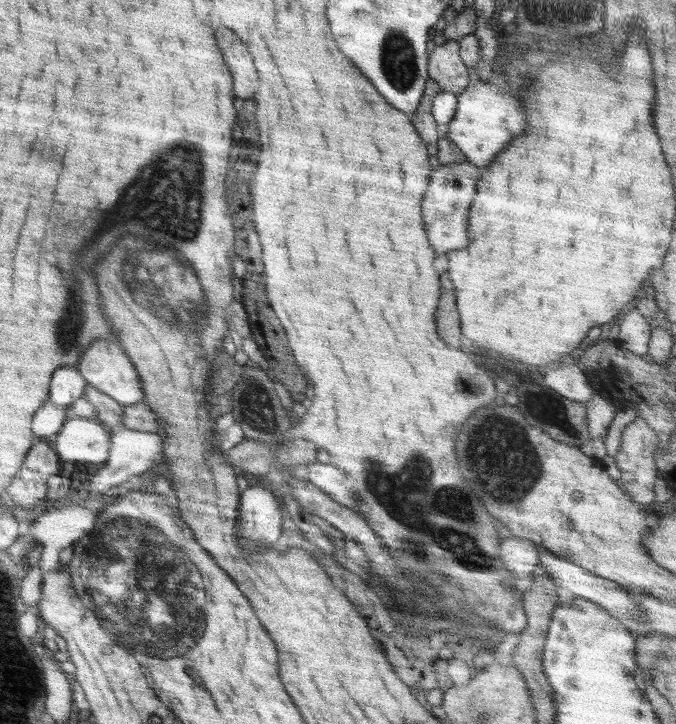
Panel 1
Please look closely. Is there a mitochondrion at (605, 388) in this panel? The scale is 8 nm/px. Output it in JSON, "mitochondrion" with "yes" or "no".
{"mitochondrion":"no"}

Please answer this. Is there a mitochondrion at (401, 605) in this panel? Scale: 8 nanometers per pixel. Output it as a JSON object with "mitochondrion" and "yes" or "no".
{"mitochondrion":"yes"}

